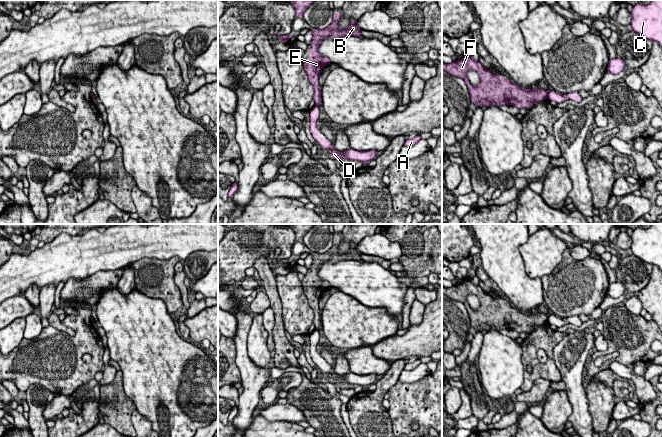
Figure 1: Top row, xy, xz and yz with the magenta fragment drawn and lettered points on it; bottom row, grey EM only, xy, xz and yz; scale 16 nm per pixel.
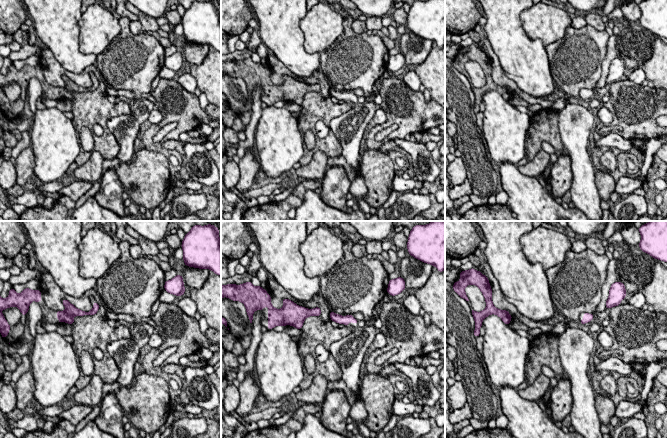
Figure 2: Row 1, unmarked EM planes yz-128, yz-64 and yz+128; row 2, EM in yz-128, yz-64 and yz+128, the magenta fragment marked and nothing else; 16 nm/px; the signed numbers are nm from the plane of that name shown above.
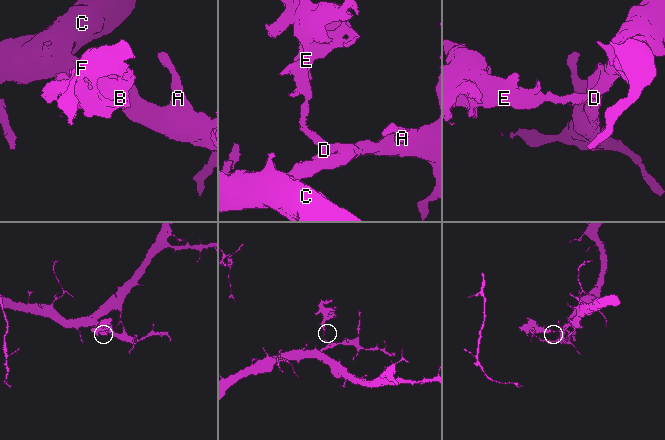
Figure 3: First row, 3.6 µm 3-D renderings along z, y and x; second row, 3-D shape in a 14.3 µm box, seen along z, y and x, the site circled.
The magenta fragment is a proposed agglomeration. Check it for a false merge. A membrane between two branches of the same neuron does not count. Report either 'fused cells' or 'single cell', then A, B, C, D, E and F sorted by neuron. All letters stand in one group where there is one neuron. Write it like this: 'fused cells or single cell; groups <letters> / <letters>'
fused cells; groups A C D / B E F

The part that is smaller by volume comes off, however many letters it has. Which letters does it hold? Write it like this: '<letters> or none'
B, E, F

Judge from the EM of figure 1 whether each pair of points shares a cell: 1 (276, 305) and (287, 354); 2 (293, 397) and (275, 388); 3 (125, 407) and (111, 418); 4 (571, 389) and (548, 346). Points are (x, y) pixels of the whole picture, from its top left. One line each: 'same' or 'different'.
1: same
2: different
3: same
4: different

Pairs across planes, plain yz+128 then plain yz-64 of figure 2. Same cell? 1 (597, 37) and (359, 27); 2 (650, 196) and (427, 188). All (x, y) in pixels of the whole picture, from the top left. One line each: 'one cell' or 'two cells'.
1: two cells
2: one cell

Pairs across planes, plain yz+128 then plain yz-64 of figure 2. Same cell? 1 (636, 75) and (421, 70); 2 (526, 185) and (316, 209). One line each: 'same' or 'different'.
1: different
2: same

